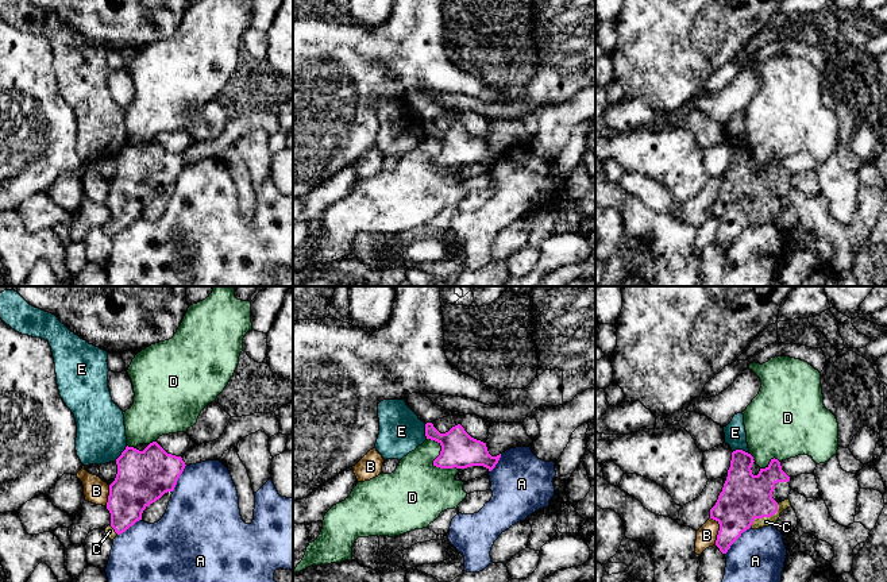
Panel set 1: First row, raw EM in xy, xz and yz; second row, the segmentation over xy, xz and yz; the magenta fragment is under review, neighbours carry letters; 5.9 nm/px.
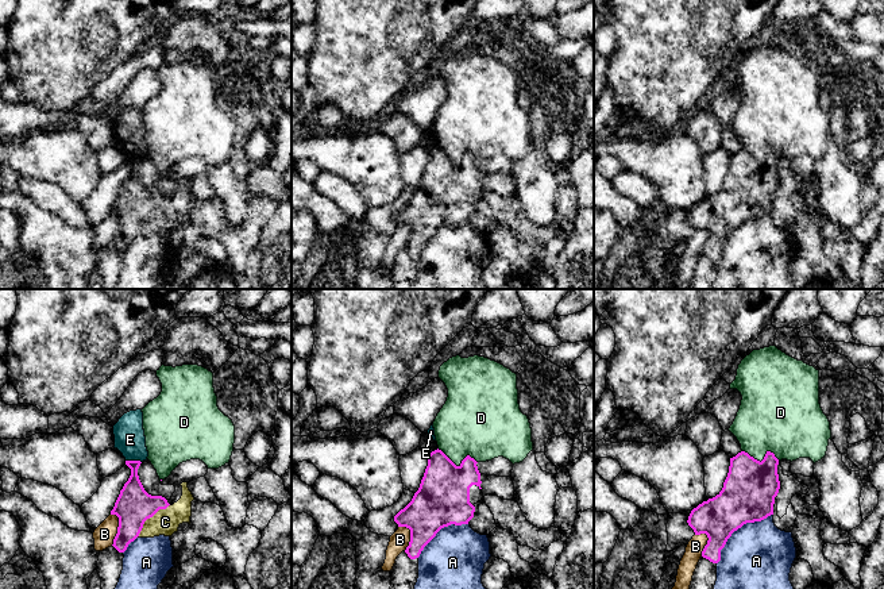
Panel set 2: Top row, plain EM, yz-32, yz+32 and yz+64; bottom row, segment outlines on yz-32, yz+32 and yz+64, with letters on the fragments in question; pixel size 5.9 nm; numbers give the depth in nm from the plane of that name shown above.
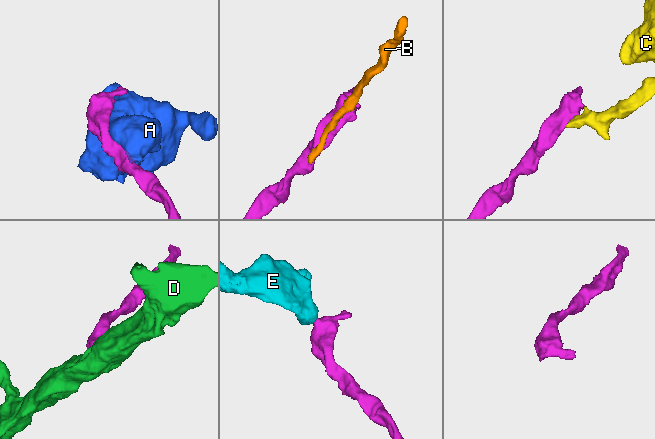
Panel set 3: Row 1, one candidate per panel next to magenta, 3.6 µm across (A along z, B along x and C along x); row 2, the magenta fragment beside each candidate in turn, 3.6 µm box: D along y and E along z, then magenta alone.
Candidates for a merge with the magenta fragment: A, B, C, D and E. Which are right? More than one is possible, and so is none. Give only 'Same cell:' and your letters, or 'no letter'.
Same cell: C

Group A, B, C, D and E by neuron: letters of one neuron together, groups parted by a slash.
A / B / C / D / E

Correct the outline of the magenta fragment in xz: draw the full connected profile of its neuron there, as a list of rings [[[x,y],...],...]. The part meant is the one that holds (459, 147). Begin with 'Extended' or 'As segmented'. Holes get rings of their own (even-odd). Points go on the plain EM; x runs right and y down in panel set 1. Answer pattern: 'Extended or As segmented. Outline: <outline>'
As segmented. Outline: [[[427,120],[425,134],[441,143],[440,153],[433,158],[433,163],[440,166],[483,163],[491,169],[501,155],[501,151],[491,154],[486,140],[471,135],[460,122],[440,131],[432,120]]]

